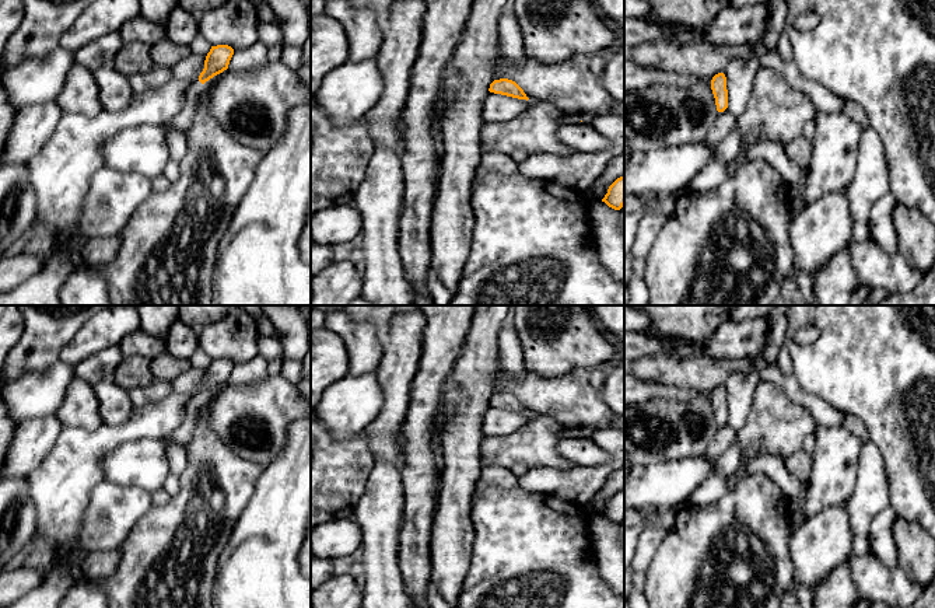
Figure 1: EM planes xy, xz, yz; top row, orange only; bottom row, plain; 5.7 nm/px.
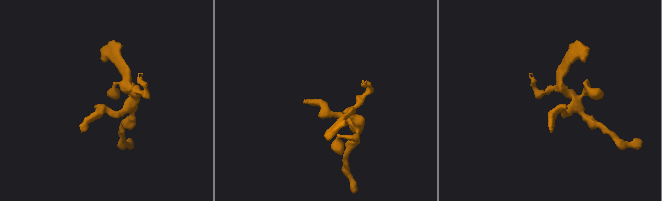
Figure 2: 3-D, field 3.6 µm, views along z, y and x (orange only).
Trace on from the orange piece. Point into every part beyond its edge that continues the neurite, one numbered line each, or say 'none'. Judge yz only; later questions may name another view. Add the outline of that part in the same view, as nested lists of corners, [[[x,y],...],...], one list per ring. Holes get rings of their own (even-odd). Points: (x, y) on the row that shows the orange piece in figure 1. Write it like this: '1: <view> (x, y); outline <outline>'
1: yz (725, 121); outline [[[725,109],[724,112],[718,113],[705,139],[712,144],[717,144],[729,134],[729,132],[735,127],[735,125],[736,118],[728,109]]]

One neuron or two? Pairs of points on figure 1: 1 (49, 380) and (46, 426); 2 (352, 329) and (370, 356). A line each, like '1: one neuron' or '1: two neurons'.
1: two neurons
2: one neuron

